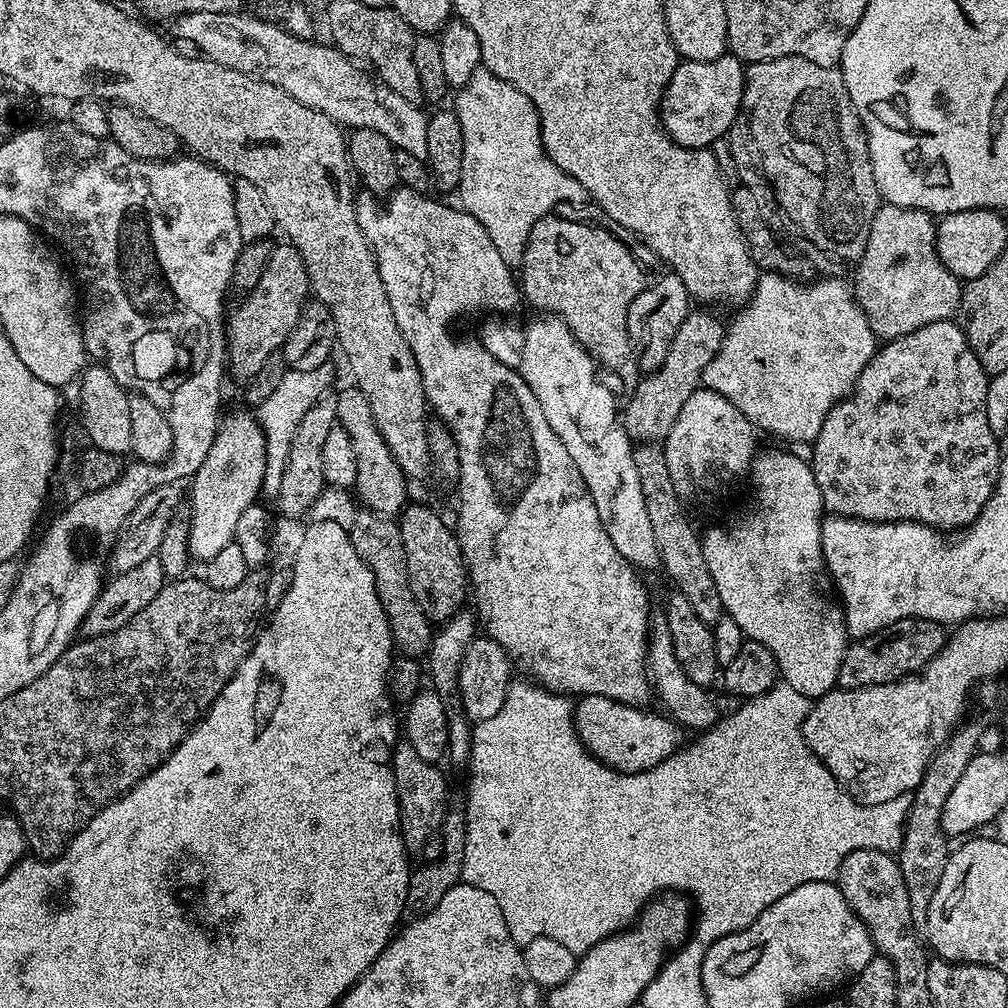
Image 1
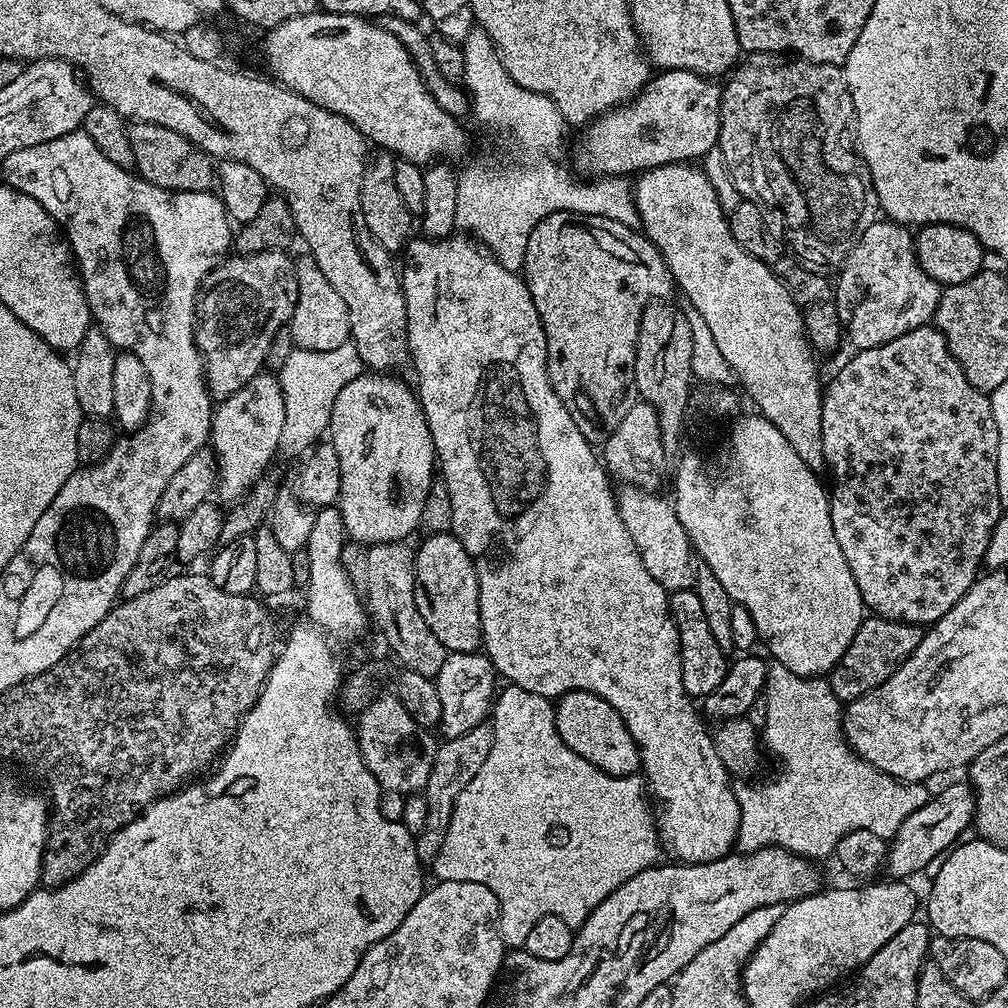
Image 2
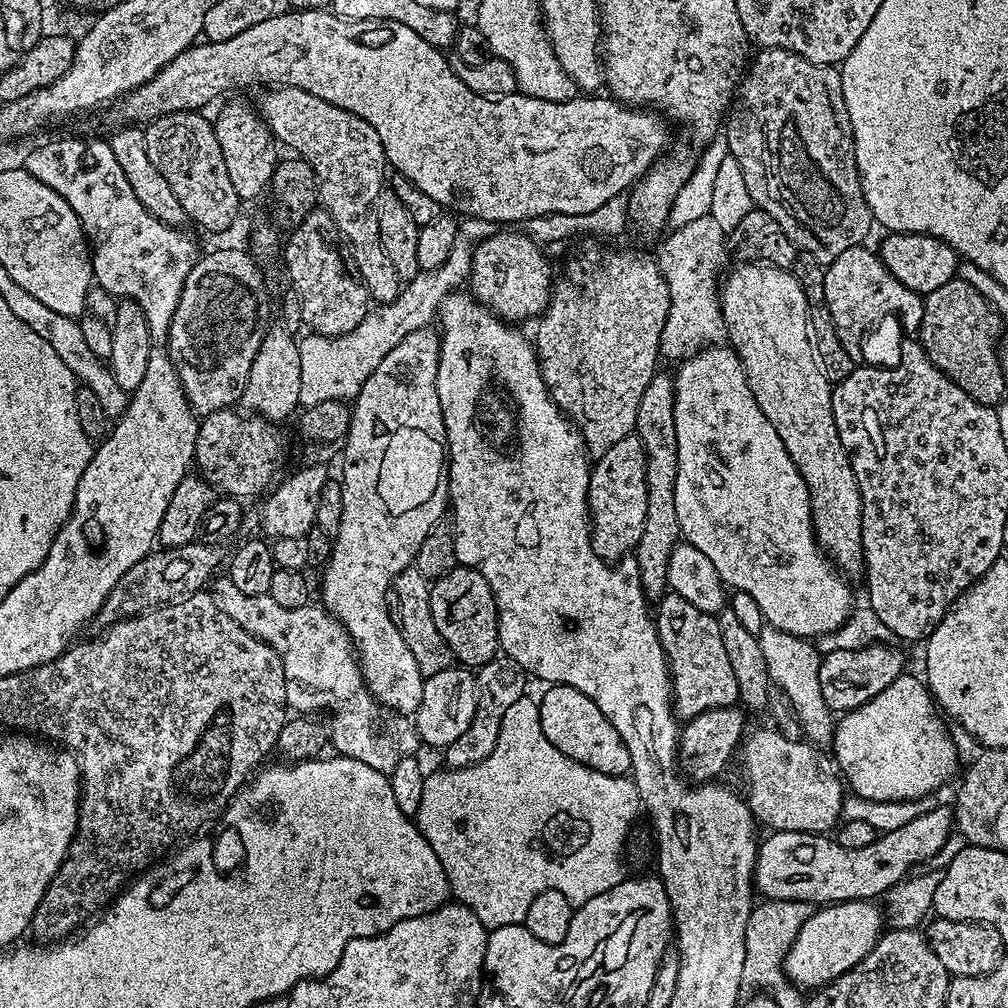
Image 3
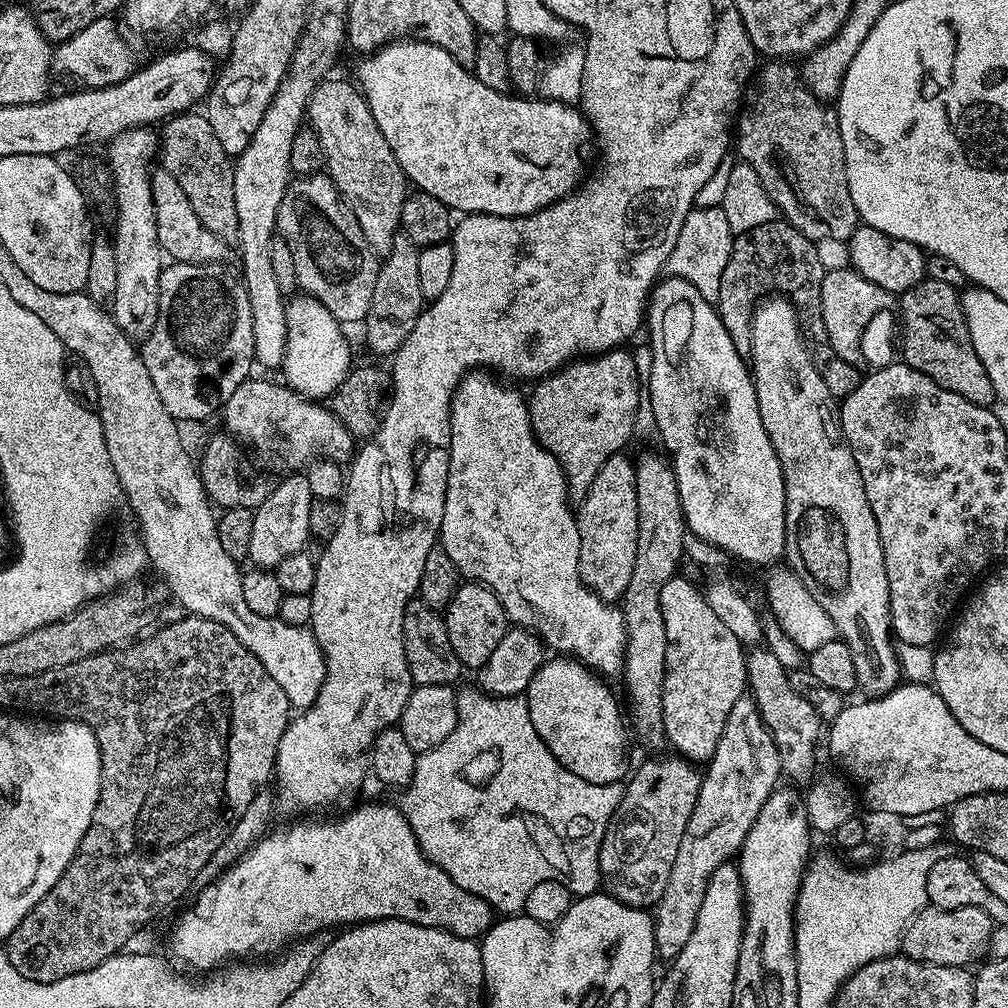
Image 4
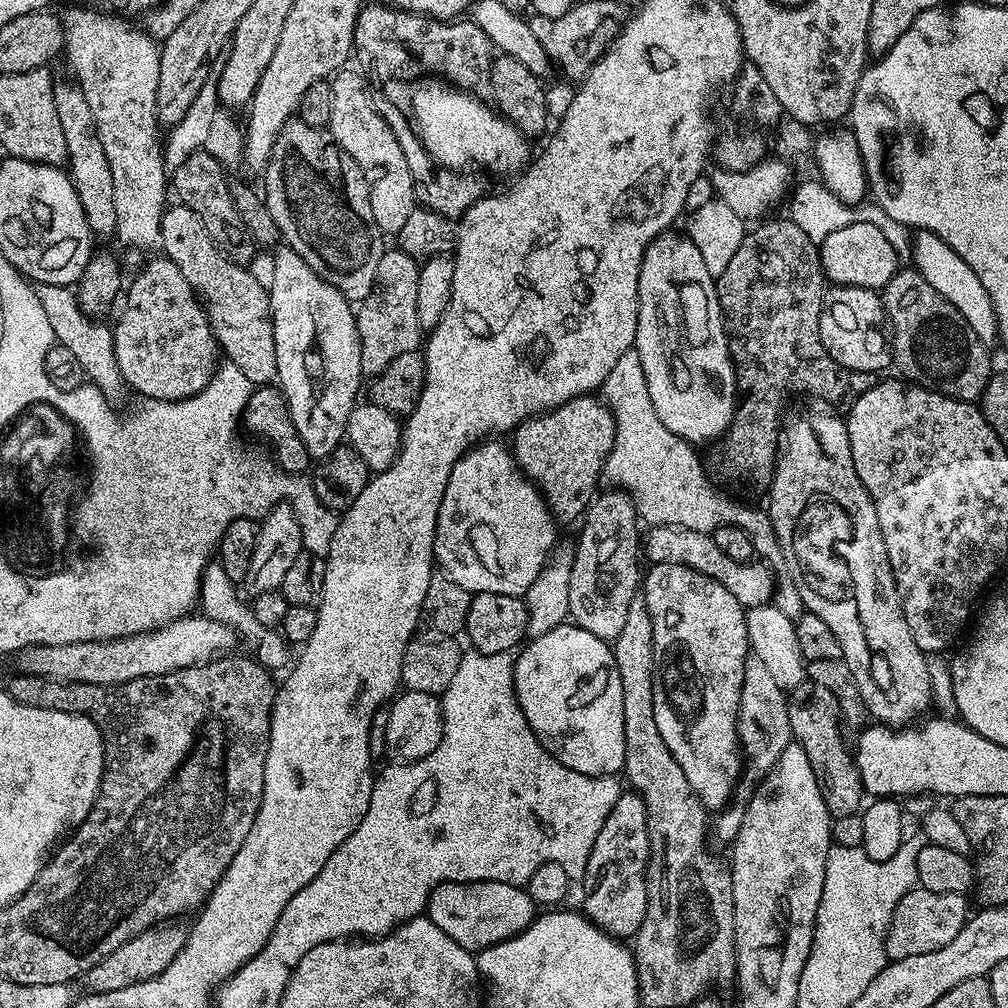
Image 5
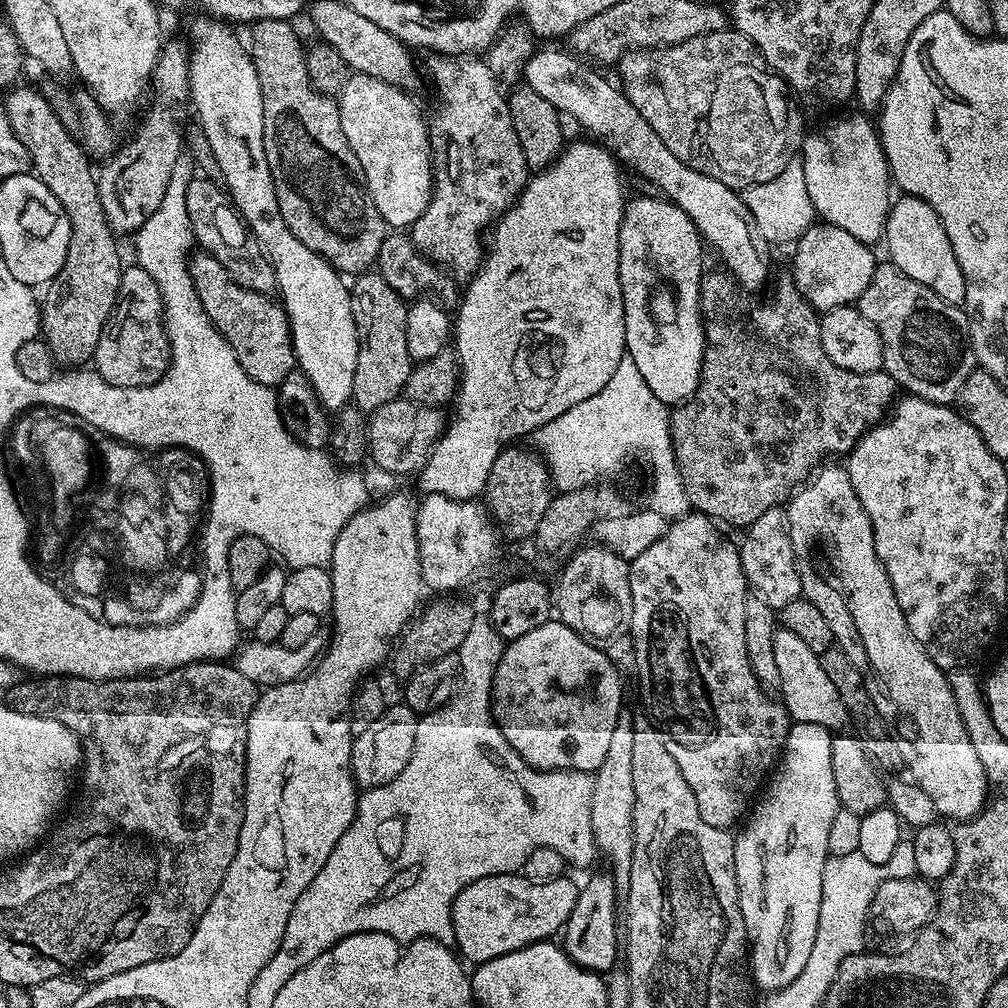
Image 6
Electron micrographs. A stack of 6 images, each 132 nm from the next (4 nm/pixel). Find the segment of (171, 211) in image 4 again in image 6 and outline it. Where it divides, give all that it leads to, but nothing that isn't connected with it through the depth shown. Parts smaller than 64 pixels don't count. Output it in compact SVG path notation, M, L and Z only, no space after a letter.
M197 251L189 259L188 269L194 290L198 290L202 310L234 350L238 362L242 362L242 370L246 370L246 374L250 374L254 382L279 386L286 374L297 367L296 351L292 345L292 327L288 324L288 315L284 313L283 307L277 301L275 304L271 295L246 290L235 284L222 262L218 262L218 258L208 252Z

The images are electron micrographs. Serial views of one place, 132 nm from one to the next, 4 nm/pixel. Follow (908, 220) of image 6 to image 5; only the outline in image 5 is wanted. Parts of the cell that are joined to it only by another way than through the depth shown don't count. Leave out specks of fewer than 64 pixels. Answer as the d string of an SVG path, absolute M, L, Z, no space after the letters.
M920 230L913 235L912 242L912 264L916 271L922 274L922 278L926 278L926 282L930 282L930 286L934 286L934 290L938 290L938 294L942 294L942 298L946 298L946 302L958 310L958 314L962 314L962 318L966 318L970 330L978 334L985 346L992 346L992 343L995 345L1000 327L994 314L994 304L990 302L990 294L986 294L986 286L982 286L978 274L974 274L974 270L962 262L960 255L949 244L942 242L942 238L938 238L938 234Z

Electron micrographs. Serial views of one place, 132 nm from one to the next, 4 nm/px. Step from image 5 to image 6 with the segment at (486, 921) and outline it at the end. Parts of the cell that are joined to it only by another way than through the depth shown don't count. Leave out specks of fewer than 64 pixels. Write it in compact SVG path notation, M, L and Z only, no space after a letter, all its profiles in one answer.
M507 872L478 878L478 882L470 882L458 893L452 903L452 940L459 955L469 965L485 964L494 958L502 958L502 954L522 950L531 944L551 941L555 937L552 936L555 932L556 935L563 933L564 925L568 923L570 914L576 905L578 891L578 884L568 879L567 875L563 875L550 882L532 884L523 874Z

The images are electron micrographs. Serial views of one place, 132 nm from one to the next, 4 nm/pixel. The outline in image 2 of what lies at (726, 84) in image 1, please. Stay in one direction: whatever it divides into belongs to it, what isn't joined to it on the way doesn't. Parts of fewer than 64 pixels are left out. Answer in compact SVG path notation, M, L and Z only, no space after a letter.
M669 68L657 71L635 98L603 112L587 125L588 133L572 148L575 171L584 178L616 178L612 176L628 176L631 172L639 174L663 164L699 161L720 139L721 91L721 85L715 79L699 76L690 70Z

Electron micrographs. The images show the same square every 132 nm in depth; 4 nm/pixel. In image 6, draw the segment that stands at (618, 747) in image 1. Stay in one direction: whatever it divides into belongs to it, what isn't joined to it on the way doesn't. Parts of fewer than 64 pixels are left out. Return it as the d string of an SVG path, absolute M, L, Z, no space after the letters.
M553 618L546 621L542 626L538 626L538 630L530 630L530 634L522 634L522 638L511 641L505 647L502 658L498 662L498 670L494 674L494 682L492 683L492 716L496 720L496 724L502 730L502 734L506 738L506 742L510 742L510 746L521 756L532 768L538 768L542 772L586 772L595 773L598 766L602 766L602 762L606 762L606 754L610 751L610 737L614 734L614 726L618 722L618 718L622 715L620 708L620 699L623 698L624 692L620 689L621 669L613 664L609 658L607 651L600 652L595 643L589 642L584 637L578 635L574 630L570 630L570 626L561 624L559 619Z

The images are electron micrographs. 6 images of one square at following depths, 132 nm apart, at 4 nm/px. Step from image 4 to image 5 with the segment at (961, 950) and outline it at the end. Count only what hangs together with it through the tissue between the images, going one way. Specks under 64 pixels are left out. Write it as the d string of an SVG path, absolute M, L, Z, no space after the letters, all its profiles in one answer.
M919 886L910 889L892 911L884 943L889 961L914 958L918 954L930 954L930 950L942 950L942 946L950 946L968 921L968 899L964 894L934 894L934 890Z

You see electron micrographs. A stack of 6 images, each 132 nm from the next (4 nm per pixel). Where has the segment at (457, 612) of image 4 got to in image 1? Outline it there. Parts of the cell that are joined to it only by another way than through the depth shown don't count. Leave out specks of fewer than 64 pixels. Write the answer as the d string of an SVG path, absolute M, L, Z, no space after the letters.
M415 502L409 503L404 511L399 513L398 523L402 546L406 550L410 590L418 606L428 615L429 621L448 621L465 607L464 595L469 595L470 592L470 581L464 557L460 554L457 533L450 527L449 521L447 524L434 509Z

